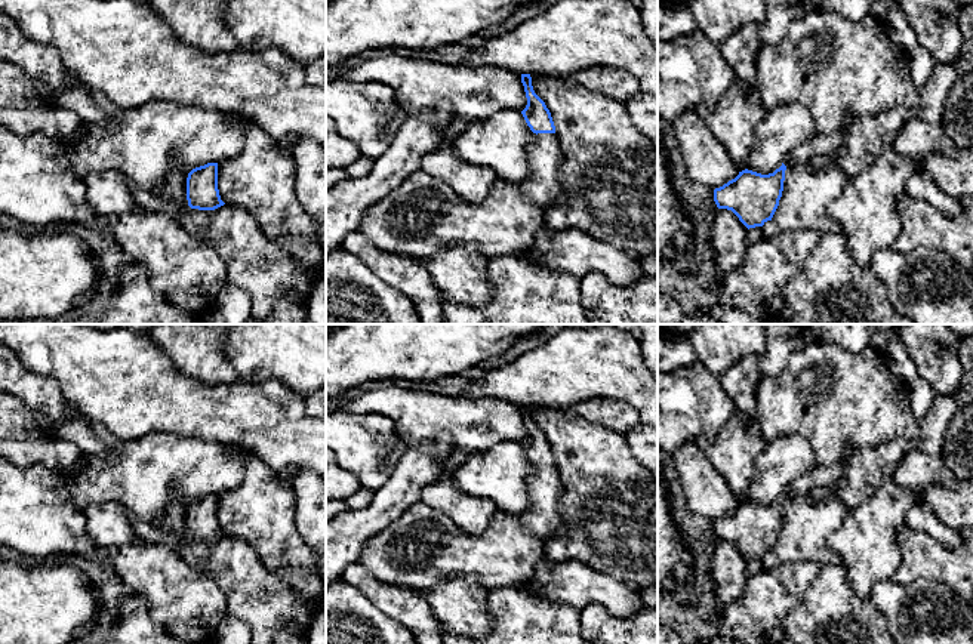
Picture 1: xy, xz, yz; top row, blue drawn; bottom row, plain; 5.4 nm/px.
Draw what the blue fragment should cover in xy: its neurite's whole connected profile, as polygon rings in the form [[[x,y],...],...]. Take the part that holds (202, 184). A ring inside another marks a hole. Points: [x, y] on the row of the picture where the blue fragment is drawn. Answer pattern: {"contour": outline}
{"contour": [[[207,163],[188,173],[187,200],[191,209],[198,210],[215,210],[225,204],[218,189],[218,163]]]}

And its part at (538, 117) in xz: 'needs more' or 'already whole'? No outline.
needs more

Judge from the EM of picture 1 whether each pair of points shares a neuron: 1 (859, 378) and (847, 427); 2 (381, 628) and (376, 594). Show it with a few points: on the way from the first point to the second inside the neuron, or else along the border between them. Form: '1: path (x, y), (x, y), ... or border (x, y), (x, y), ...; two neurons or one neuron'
1: path (858, 390), (847, 403), (847, 415); one neuron
2: border (351, 587), (357, 588), (376, 607), (408, 628); two neurons

